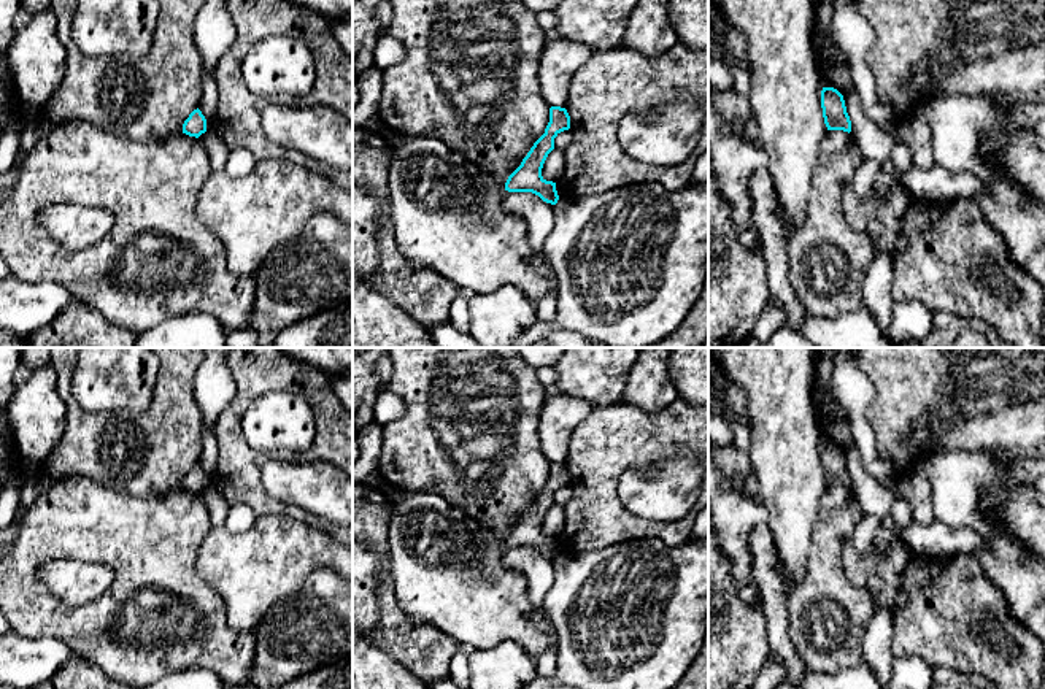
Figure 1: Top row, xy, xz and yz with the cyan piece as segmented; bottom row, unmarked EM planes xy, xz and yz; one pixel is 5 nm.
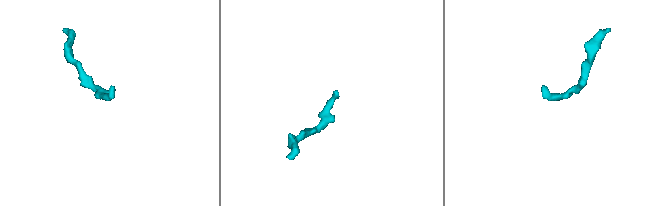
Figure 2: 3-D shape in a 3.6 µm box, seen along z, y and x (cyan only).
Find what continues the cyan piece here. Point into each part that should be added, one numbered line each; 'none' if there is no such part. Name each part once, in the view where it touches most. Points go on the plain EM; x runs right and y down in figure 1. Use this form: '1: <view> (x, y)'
none

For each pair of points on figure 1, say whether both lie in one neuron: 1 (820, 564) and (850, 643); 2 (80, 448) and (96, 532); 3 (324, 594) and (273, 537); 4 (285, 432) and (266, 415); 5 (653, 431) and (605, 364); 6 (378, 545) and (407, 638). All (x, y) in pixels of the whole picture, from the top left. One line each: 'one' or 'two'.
1: one
2: two
3: two
4: one
5: two
6: one

